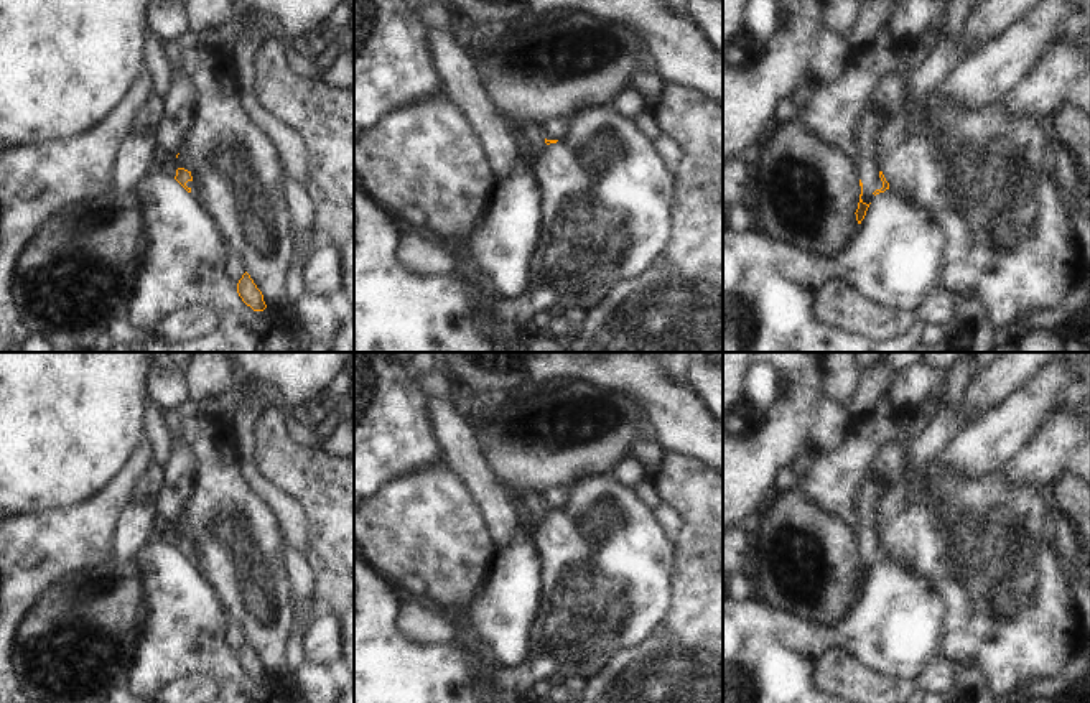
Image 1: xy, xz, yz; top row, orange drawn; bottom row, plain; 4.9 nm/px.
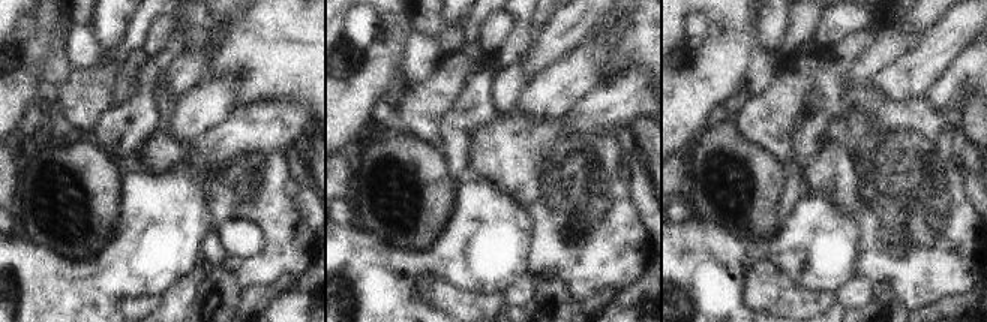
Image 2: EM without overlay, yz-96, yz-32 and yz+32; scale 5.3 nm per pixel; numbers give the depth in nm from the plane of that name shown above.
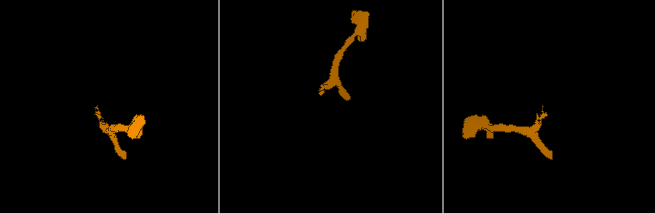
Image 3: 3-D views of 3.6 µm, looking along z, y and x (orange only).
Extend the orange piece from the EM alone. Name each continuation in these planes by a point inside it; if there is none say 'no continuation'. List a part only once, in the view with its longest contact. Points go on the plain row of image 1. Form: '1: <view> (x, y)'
1: yz (886, 471)

